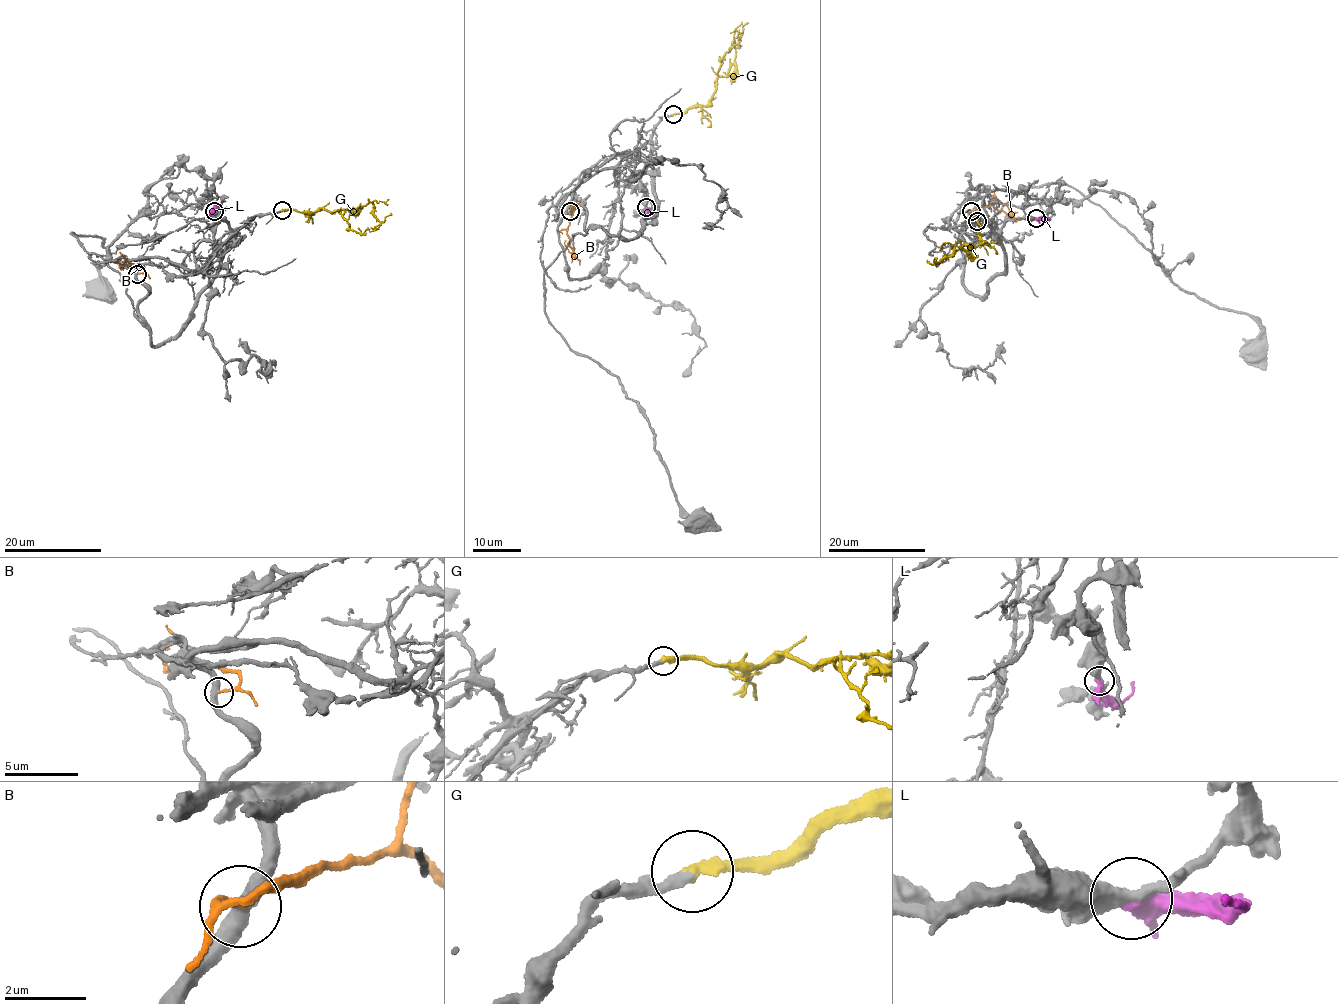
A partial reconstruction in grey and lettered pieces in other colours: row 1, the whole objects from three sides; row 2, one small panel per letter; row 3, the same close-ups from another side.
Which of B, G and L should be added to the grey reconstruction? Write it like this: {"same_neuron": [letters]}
{"same_neuron": ["G"]}

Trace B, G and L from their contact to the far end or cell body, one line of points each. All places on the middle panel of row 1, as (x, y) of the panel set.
B: (570, 211), (573, 206), (568, 233), (573, 251), (569, 250), (565, 240)
G: (673, 114), (708, 104), (722, 56), (747, 22)
L: (646, 207), (654, 213), (658, 207)

